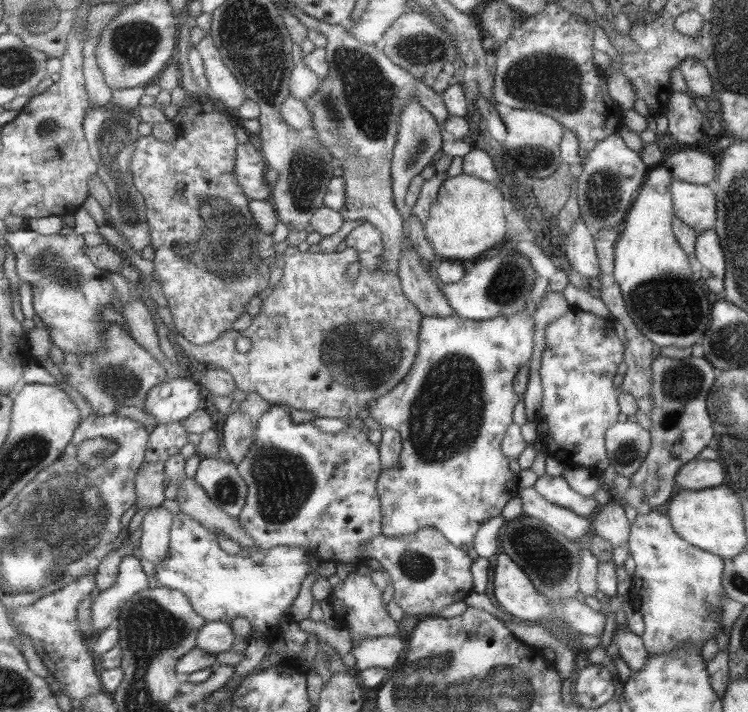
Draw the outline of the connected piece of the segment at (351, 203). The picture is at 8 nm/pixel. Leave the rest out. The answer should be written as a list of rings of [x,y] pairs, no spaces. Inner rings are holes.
[[[296,7],[296,15],[306,23],[308,28],[318,28],[326,34],[328,38],[327,50],[331,64],[331,73],[323,80],[320,91],[309,99],[309,106],[314,114],[314,129],[318,132],[322,146],[326,147],[335,159],[343,161],[343,177],[346,178],[347,202],[343,210],[346,220],[364,220],[376,224],[386,240],[386,251],[384,251],[384,265],[382,270],[389,273],[400,274],[402,268],[402,258],[408,248],[406,239],[406,219],[404,213],[400,211],[396,203],[396,191],[394,191],[393,160],[395,150],[402,128],[402,113],[404,107],[413,98],[417,98],[421,104],[436,117],[438,126],[444,126],[444,121],[448,119],[449,112],[445,106],[443,97],[435,92],[432,87],[427,86],[422,80],[416,79],[410,70],[406,70],[401,64],[396,64],[380,45],[368,44],[352,36],[347,24],[332,24],[320,20]]]

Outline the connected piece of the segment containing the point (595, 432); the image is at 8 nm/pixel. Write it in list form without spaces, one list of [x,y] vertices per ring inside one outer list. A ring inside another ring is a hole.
[[[572,306],[563,316],[546,326],[544,339],[546,348],[541,353],[539,371],[543,399],[535,419],[538,424],[538,441],[549,456],[562,460],[566,465],[588,467],[596,476],[602,478],[611,463],[606,453],[606,432],[616,424],[620,414],[620,389],[613,382],[624,367],[625,344],[620,329],[611,318],[595,316],[592,312]]]

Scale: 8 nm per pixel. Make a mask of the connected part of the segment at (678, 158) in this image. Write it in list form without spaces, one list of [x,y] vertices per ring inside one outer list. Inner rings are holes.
[[[696,149],[667,151],[661,165],[670,169],[673,178],[689,183],[707,185],[717,178],[718,162],[714,156]]]

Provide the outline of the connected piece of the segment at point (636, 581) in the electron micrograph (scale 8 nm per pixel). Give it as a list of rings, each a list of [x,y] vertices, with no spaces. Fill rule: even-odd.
[[[655,508],[648,514],[637,514],[631,523],[629,544],[630,555],[636,568],[632,579],[632,591],[628,595],[631,609],[640,613],[644,620],[644,633],[641,636],[648,654],[662,654],[676,649],[678,645],[692,645],[702,652],[704,643],[722,628],[722,603],[729,598],[723,590],[722,578],[725,560],[711,552],[686,542],[676,534],[667,514]],[[717,612],[717,617],[712,613]]]

